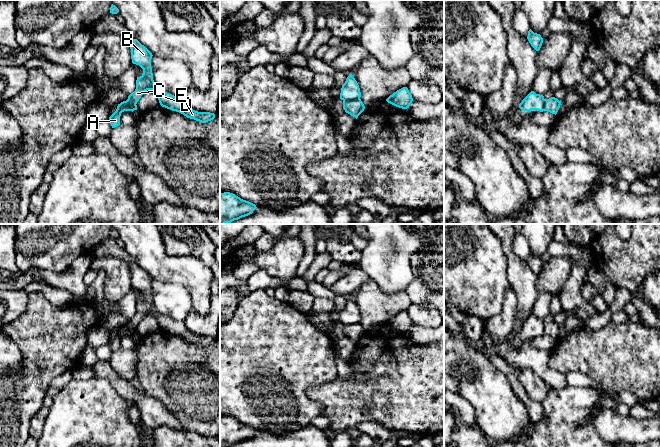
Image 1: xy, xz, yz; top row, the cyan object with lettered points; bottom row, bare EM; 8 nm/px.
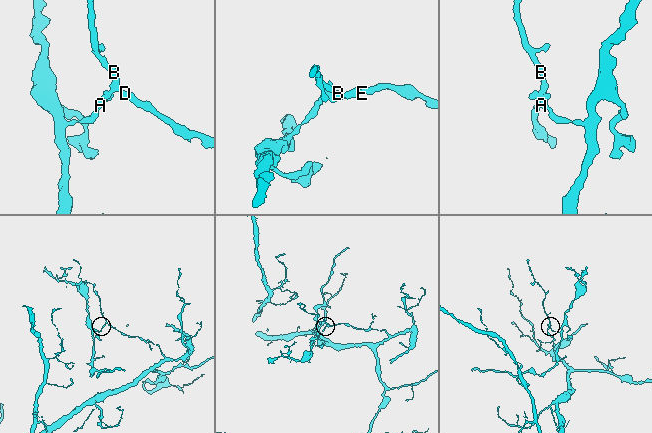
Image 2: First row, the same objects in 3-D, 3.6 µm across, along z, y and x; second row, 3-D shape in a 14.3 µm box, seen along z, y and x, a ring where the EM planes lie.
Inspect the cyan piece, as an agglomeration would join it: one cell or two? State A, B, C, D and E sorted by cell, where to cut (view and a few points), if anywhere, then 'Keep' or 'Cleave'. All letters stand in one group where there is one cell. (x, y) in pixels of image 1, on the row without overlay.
Groups: A / B C D E. Split along xz (359, 322), (343, 325). Cleave

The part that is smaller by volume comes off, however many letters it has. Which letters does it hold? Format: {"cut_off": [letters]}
{"cut_off": ["A"]}

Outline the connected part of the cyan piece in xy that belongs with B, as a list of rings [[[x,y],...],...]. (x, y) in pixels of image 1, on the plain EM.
[[[129,263],[131,273],[132,287],[139,289],[143,293],[143,298],[137,301],[136,313],[128,320],[126,325],[118,328],[117,333],[124,335],[132,335],[130,328],[137,328],[141,320],[147,314],[152,314],[158,321],[159,327],[162,331],[172,335],[179,336],[187,342],[194,343],[201,347],[206,347],[215,342],[214,337],[198,336],[191,333],[185,326],[183,321],[174,320],[170,317],[160,314],[154,304],[151,291],[152,277],[142,269],[137,263]]]

